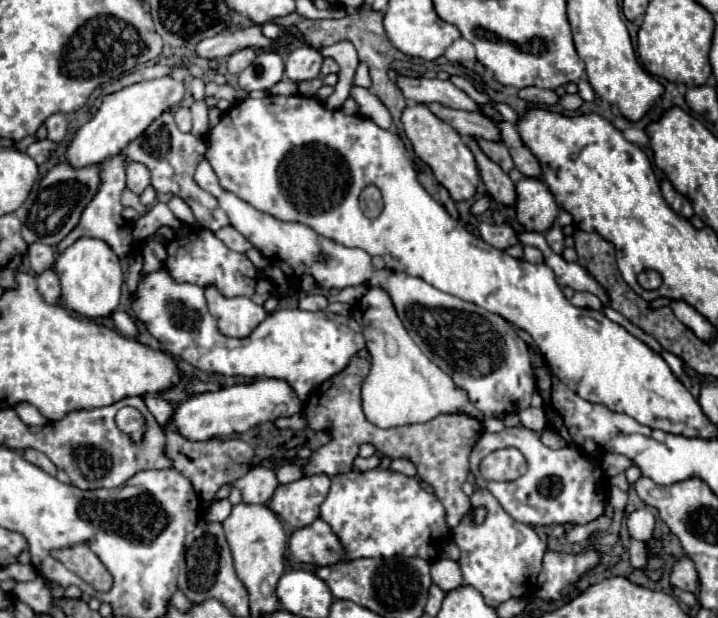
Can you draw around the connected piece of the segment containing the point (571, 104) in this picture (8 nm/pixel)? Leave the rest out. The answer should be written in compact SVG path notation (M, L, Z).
M565 94L565 96L561 98L561 104L563 104L563 108L565 108L567 112L575 112L575 110L581 108L583 100L581 100L579 94Z

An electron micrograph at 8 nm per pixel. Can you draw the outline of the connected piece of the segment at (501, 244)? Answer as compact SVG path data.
M481 224L479 226L479 236L483 240L487 240L487 244L499 248L499 250L507 250L515 244L519 244L519 236L517 236L517 230L511 226L511 224L501 224L501 226L495 226L495 224Z

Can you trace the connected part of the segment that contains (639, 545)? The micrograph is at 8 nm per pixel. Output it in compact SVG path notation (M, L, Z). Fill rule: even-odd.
M629 538L629 558L631 558L631 566L633 568L643 568L649 560L649 550L647 550L647 544L635 540L635 538Z

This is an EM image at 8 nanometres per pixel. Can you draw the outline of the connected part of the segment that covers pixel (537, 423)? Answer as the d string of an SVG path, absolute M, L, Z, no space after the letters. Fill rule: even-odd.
M525 408L519 412L519 420L525 428L533 430L533 432L543 432L545 430L545 422L543 422L543 408Z

